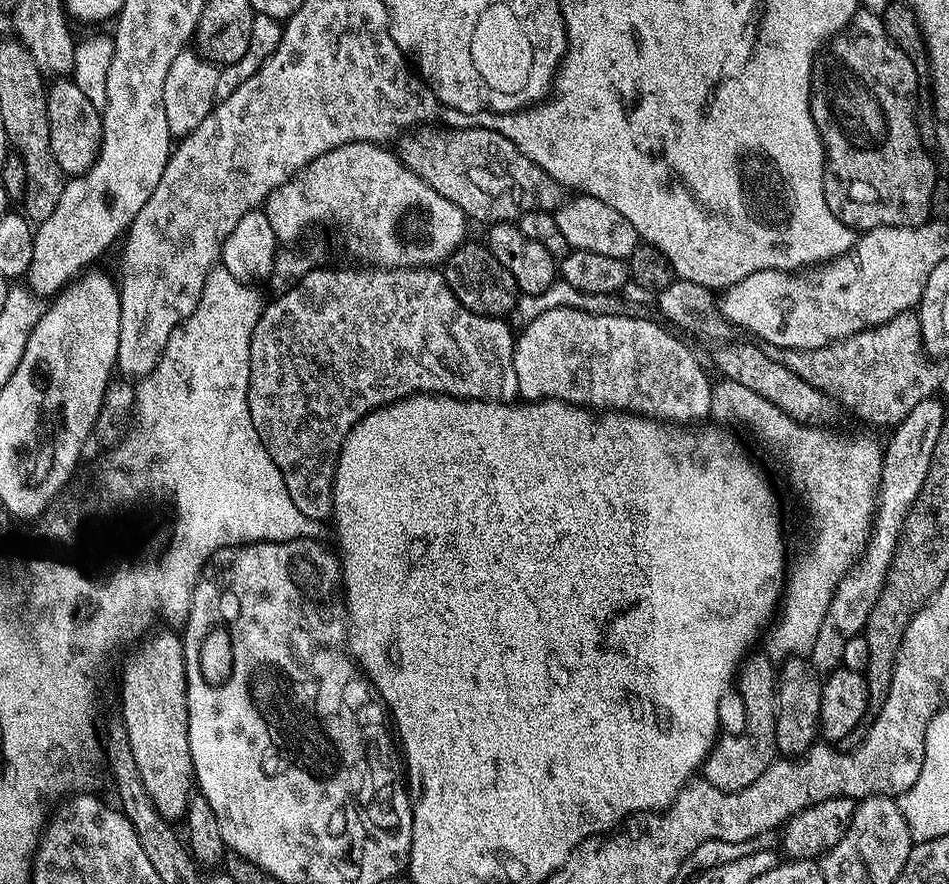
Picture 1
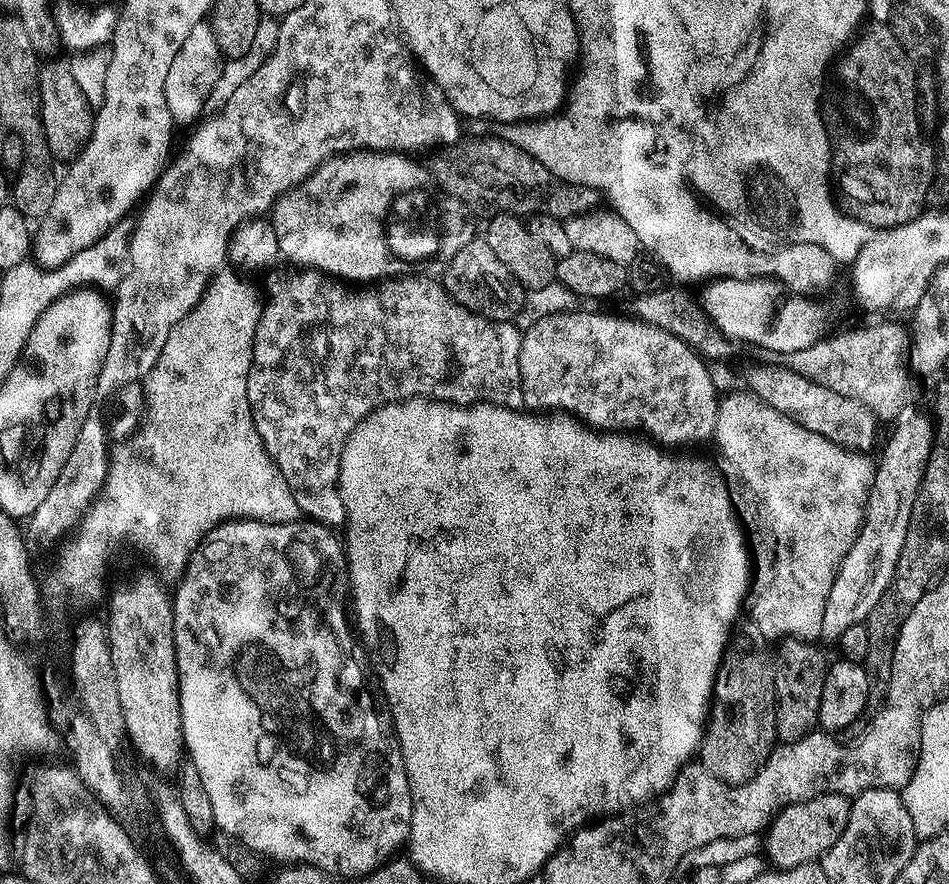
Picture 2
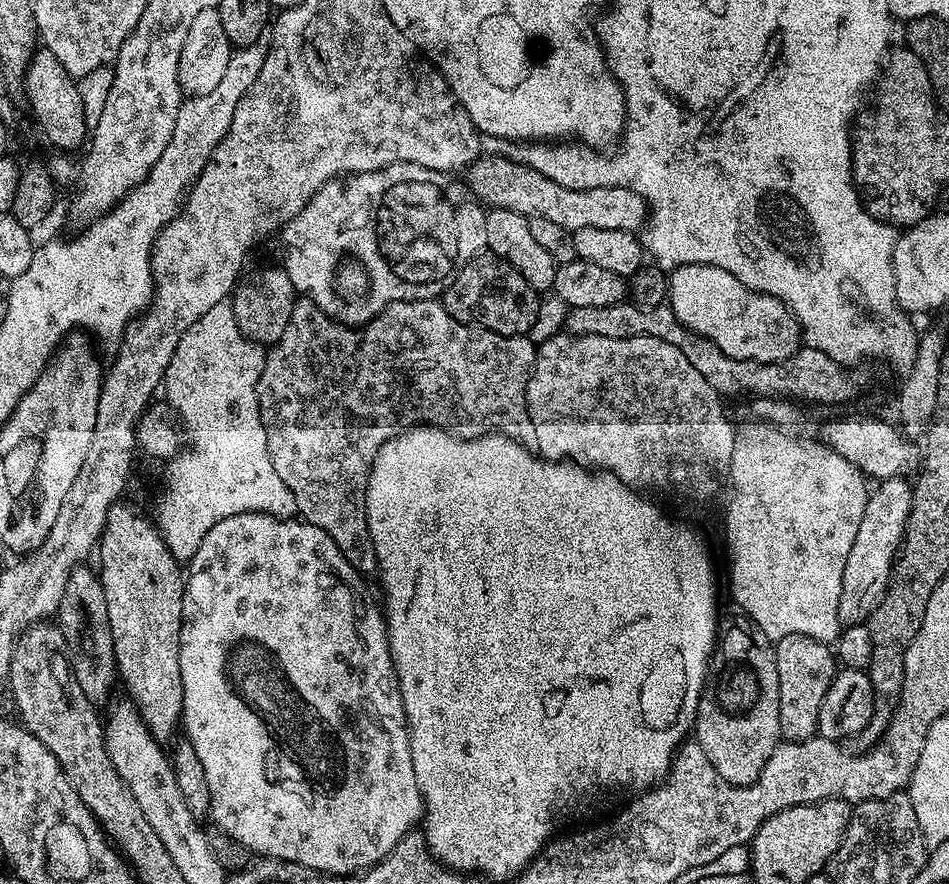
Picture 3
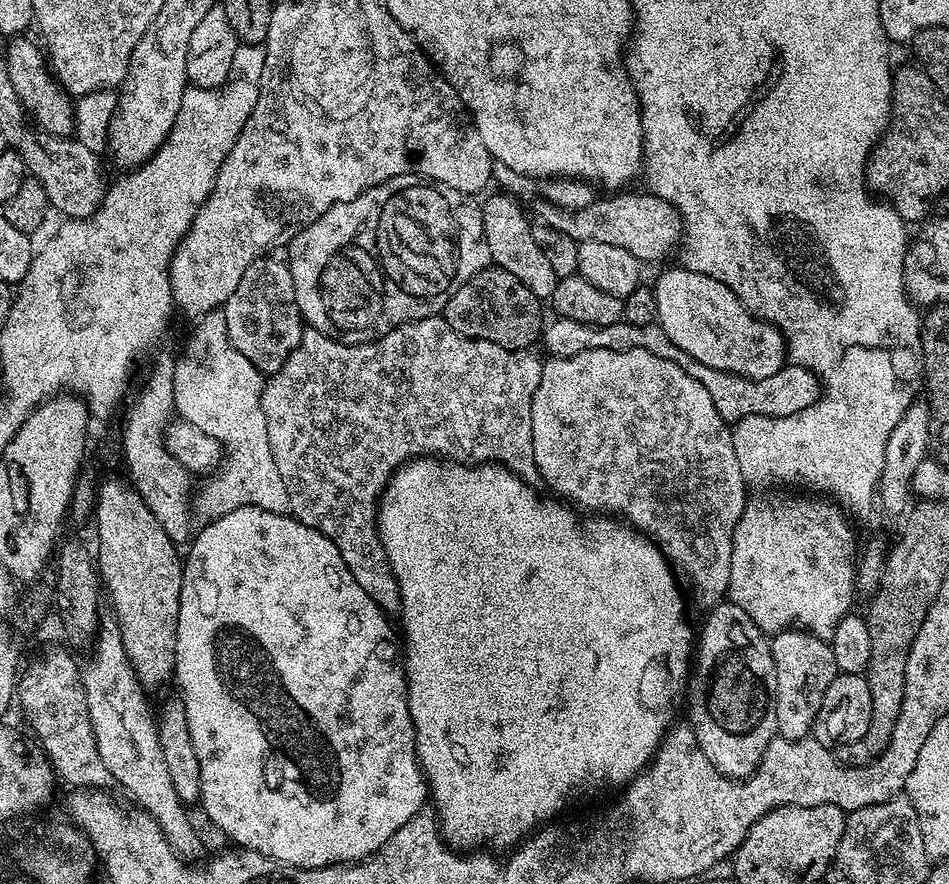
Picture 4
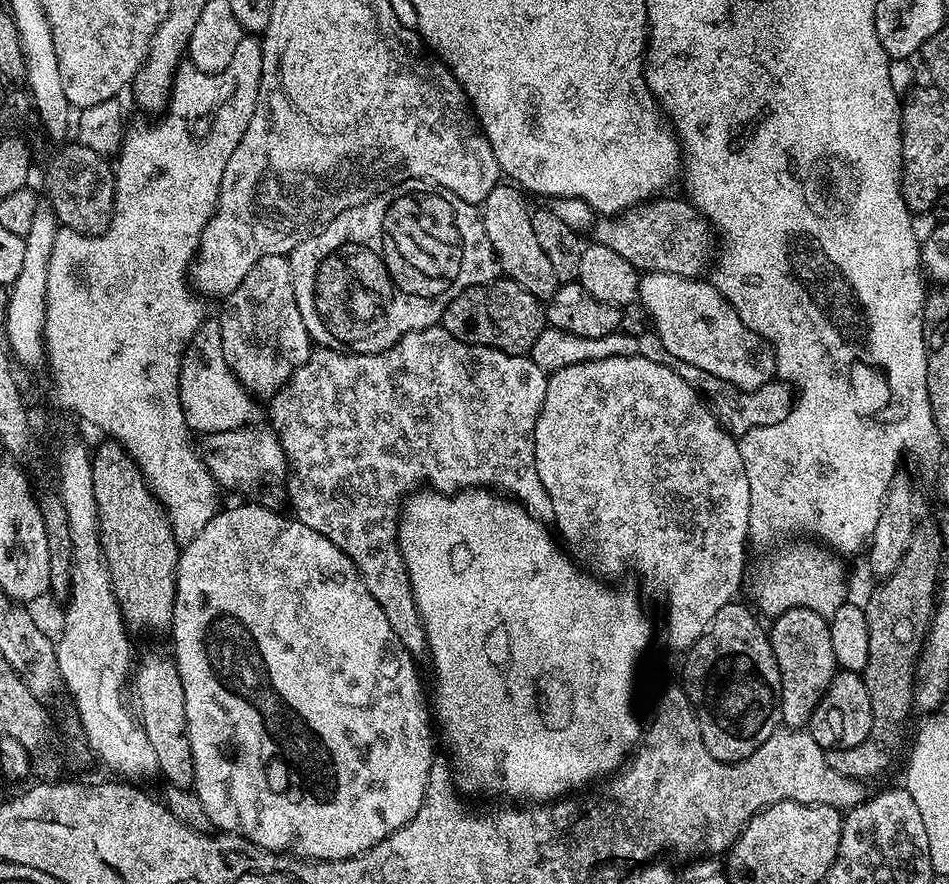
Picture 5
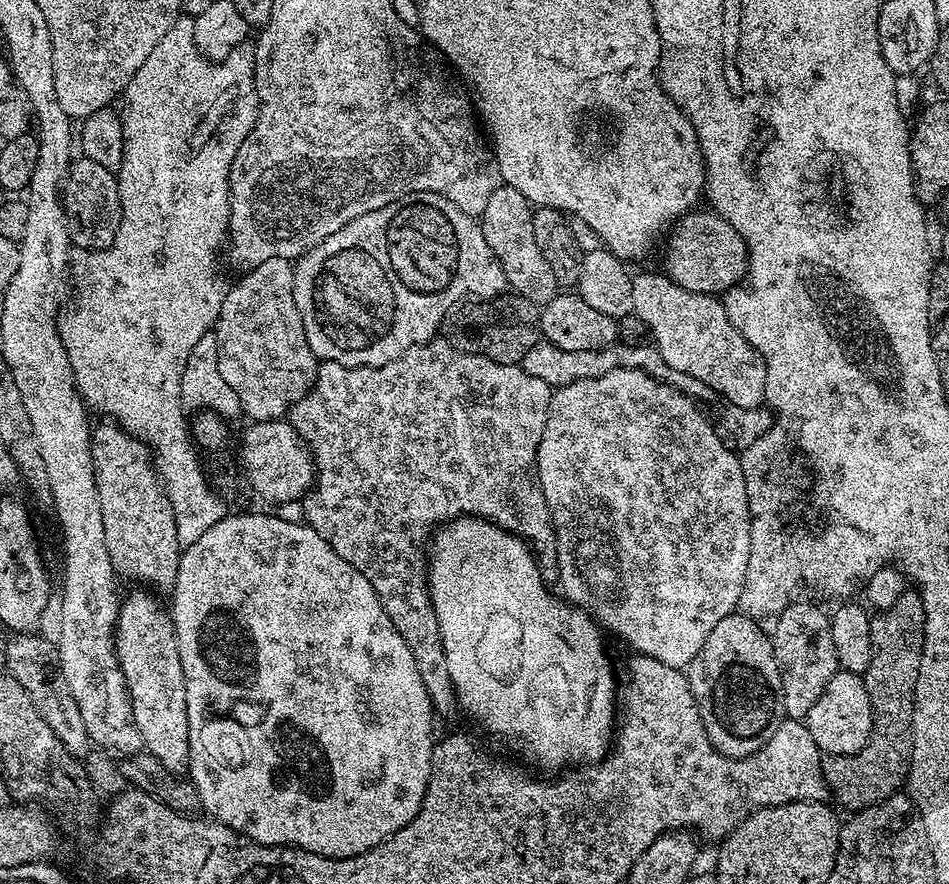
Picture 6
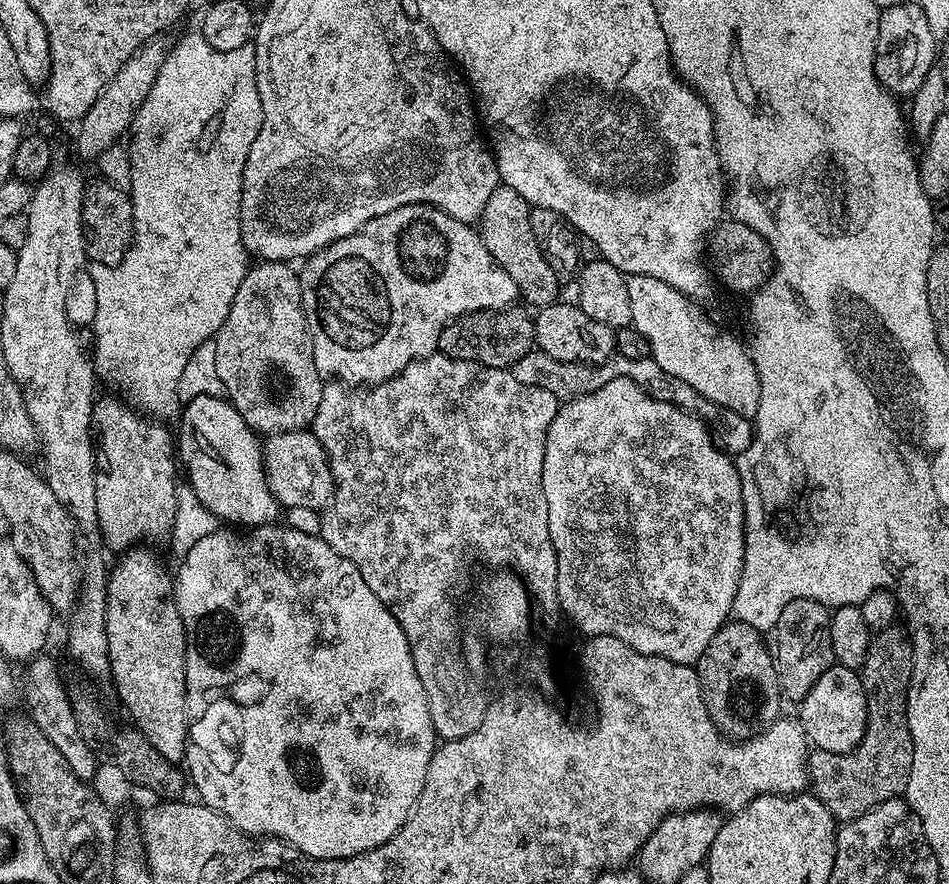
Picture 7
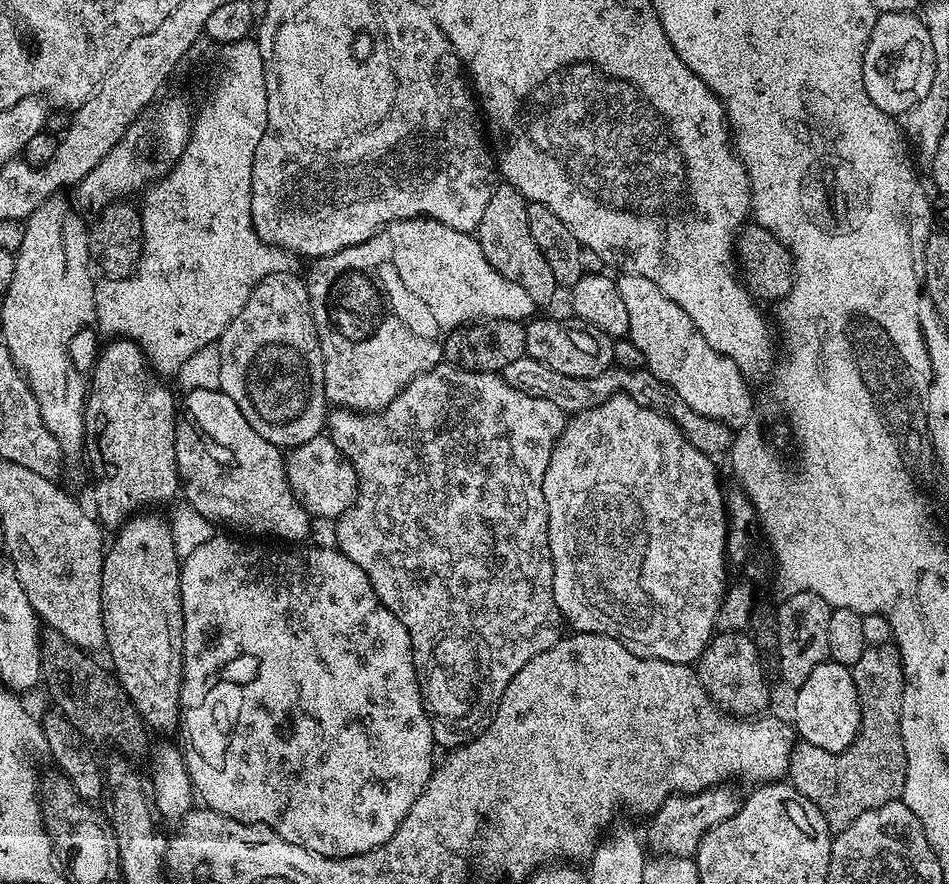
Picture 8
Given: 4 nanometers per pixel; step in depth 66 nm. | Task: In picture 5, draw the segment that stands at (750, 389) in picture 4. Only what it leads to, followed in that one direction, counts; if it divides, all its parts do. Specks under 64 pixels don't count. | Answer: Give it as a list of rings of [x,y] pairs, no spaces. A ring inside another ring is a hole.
[[[687,366],[686,375],[693,388],[704,397],[712,411],[716,413],[717,422],[731,436],[737,438],[747,437],[757,430],[782,422],[782,418],[788,416],[788,411],[794,403],[793,389],[784,382],[769,382],[753,392],[742,392],[732,384],[722,382],[722,378],[714,378],[714,374],[706,374],[706,370],[698,370],[698,366]]]

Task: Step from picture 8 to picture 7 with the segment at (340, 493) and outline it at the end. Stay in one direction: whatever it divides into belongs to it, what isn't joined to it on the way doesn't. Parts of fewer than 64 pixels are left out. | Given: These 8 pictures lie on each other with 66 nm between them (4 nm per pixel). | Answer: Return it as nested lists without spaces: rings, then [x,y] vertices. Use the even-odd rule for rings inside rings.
[[[311,430],[277,432],[263,441],[264,469],[268,485],[285,509],[316,508],[320,510],[332,499],[334,481],[328,455]]]

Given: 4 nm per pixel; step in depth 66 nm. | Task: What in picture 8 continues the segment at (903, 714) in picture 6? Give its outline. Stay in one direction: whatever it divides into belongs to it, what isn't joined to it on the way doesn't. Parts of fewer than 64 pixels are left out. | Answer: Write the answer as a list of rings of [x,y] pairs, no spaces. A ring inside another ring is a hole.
[[[891,643],[872,646],[864,651],[856,664],[851,665],[851,669],[860,707],[860,729],[854,742],[841,752],[796,746],[788,763],[787,779],[792,787],[822,810],[828,831],[833,834],[846,830],[858,814],[878,810],[878,806],[886,806],[886,802],[901,799],[906,782],[906,754],[900,729],[904,693],[900,654]]]

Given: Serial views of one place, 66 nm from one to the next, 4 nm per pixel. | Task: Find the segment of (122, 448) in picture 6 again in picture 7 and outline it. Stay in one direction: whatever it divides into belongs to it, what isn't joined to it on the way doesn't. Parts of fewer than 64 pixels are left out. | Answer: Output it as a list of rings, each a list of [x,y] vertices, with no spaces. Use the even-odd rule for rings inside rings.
[[[115,395],[104,396],[95,401],[92,406],[92,417],[90,418],[90,426],[92,427],[92,453],[96,459],[96,485],[94,486],[94,498],[98,506],[98,529],[99,539],[104,539],[110,547],[116,551],[116,554],[123,553],[125,550],[135,548],[137,546],[147,545],[148,540],[160,540],[171,537],[172,527],[174,526],[174,514],[176,513],[176,490],[178,481],[176,481],[176,472],[178,476],[178,462],[174,457],[174,436],[168,433],[169,425],[161,422],[151,416],[145,416],[142,412],[137,412],[130,404],[124,403],[123,399],[117,398]]]

